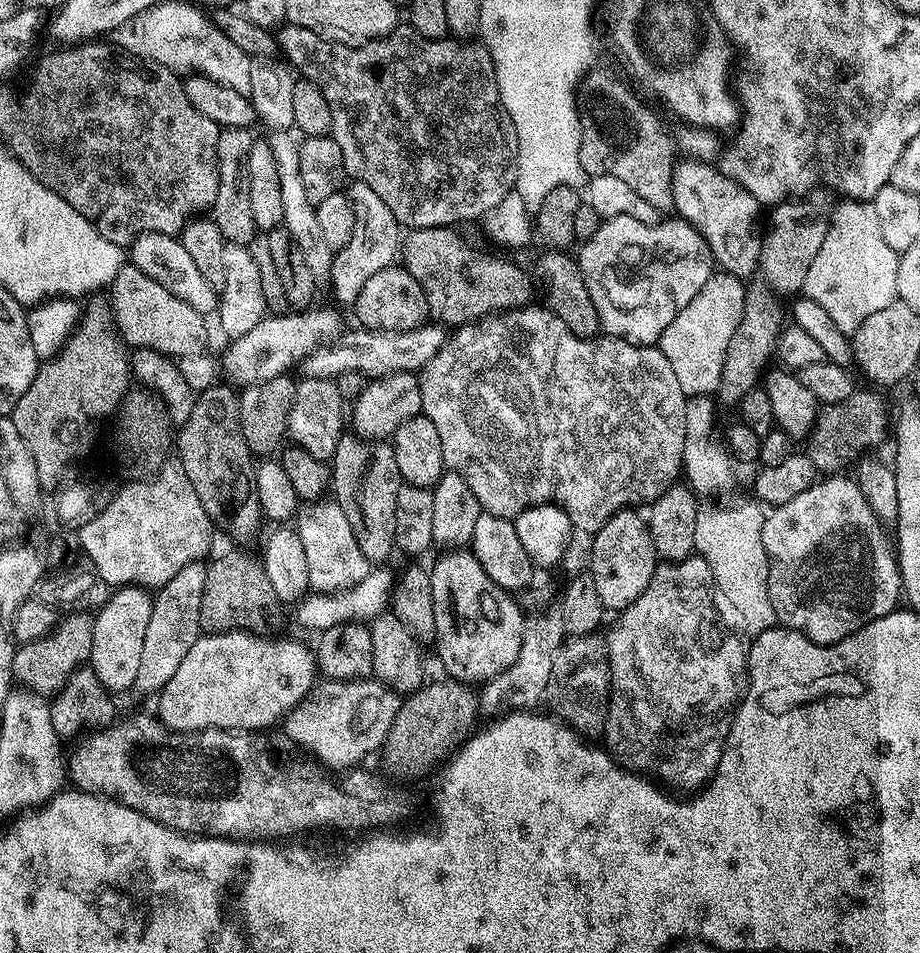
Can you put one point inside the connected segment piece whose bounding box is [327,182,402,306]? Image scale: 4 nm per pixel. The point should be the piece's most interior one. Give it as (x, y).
(377, 239)

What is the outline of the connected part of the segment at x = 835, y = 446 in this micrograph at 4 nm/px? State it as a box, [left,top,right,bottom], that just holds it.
[806,390,890,474]

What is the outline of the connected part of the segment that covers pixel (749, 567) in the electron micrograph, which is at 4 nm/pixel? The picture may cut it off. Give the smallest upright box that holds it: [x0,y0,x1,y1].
[694,503,777,638]

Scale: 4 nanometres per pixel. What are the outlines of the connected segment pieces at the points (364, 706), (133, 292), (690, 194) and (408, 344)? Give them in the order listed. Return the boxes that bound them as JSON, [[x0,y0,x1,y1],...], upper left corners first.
[[282,679,401,770],[110,262,208,358],[672,158,762,278],[302,322,446,380]]

